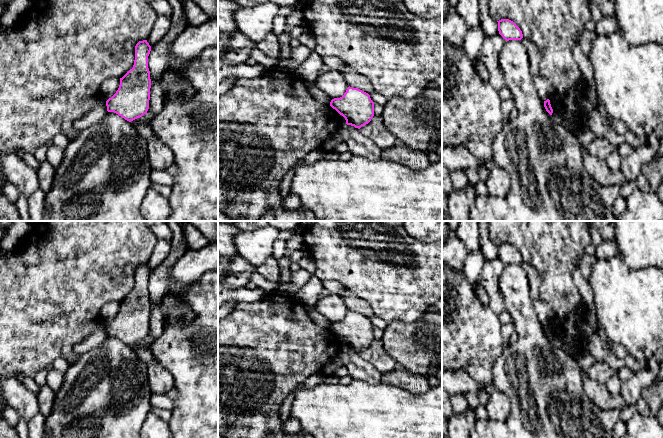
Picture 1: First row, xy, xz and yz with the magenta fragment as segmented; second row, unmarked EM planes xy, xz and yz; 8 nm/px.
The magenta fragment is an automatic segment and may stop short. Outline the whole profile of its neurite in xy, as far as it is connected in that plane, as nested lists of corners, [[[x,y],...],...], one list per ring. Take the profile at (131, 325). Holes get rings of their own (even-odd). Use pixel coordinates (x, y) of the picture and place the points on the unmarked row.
[[[147,264],[136,268],[133,292],[120,302],[118,314],[106,325],[108,336],[114,336],[129,346],[147,337],[151,312],[148,292],[150,275]]]

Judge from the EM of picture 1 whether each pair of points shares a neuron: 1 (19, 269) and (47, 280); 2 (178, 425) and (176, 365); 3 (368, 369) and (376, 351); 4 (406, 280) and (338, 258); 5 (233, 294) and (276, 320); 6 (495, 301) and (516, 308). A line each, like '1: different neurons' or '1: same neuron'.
1: different neurons
2: same neuron
3: different neurons
4: same neuron
5: different neurons
6: different neurons

